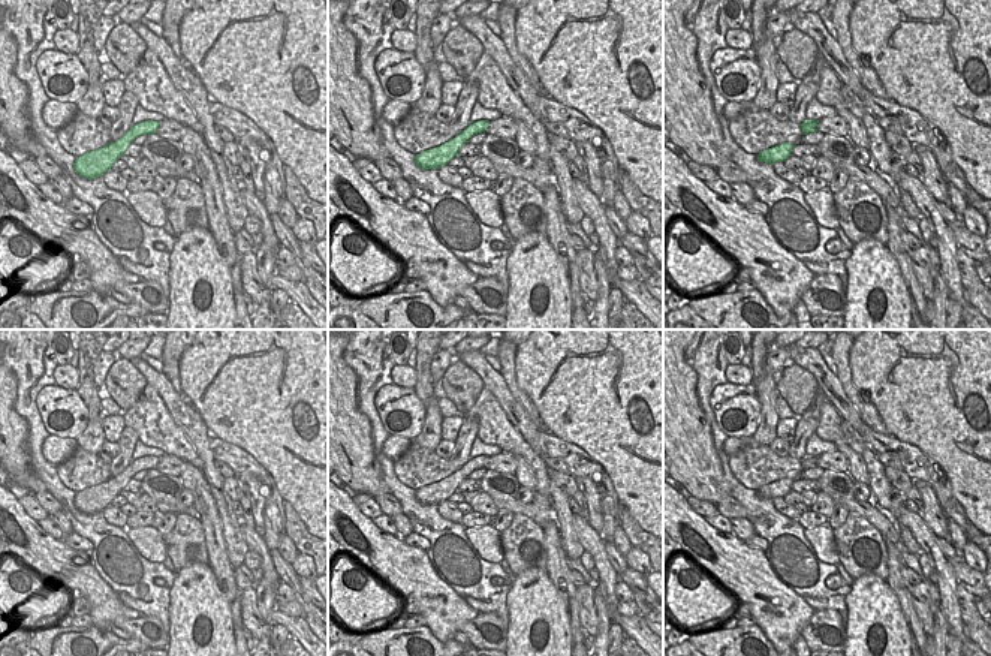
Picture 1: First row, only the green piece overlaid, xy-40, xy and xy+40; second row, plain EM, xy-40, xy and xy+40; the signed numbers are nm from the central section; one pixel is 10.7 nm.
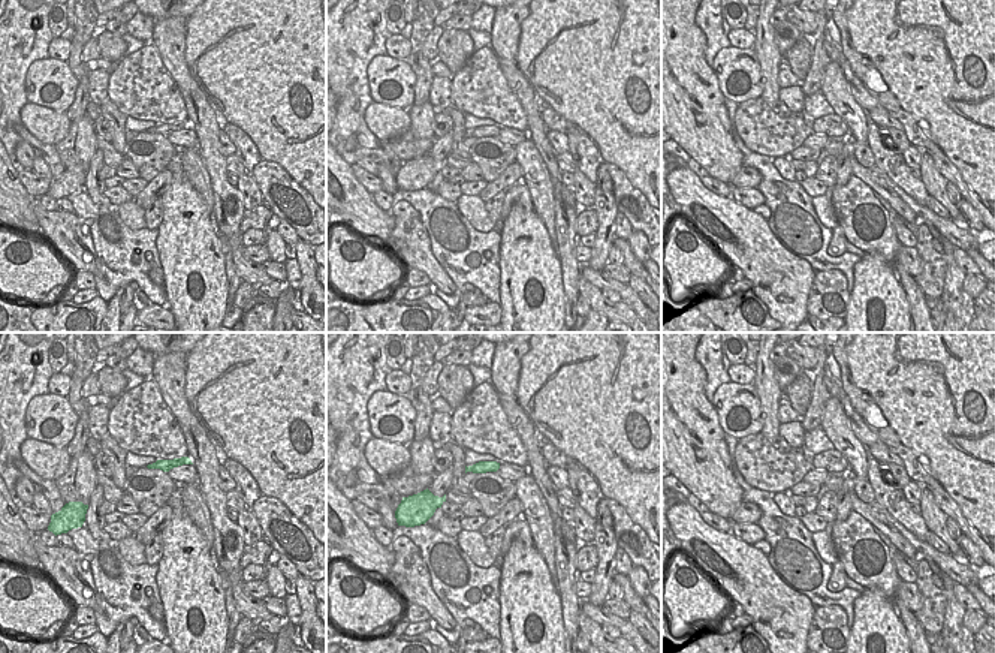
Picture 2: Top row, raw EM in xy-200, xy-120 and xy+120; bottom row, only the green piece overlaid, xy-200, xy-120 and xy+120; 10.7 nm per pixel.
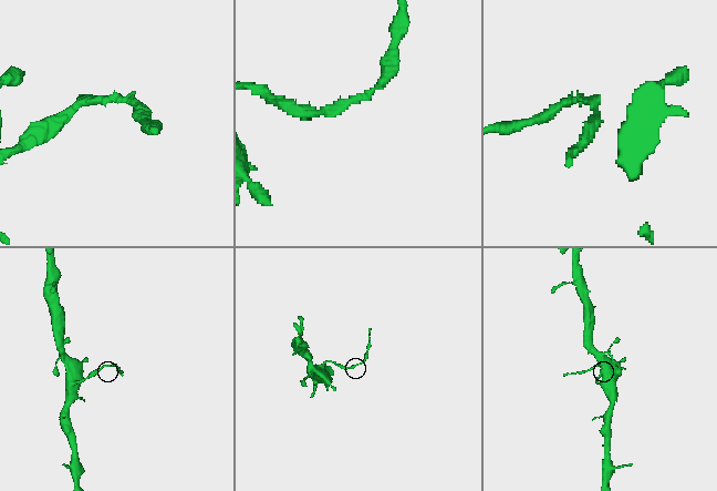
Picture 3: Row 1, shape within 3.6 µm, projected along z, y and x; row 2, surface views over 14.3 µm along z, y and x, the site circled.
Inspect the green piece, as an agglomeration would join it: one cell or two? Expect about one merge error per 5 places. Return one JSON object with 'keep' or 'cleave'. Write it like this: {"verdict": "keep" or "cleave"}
{"verdict": "cleave"}

